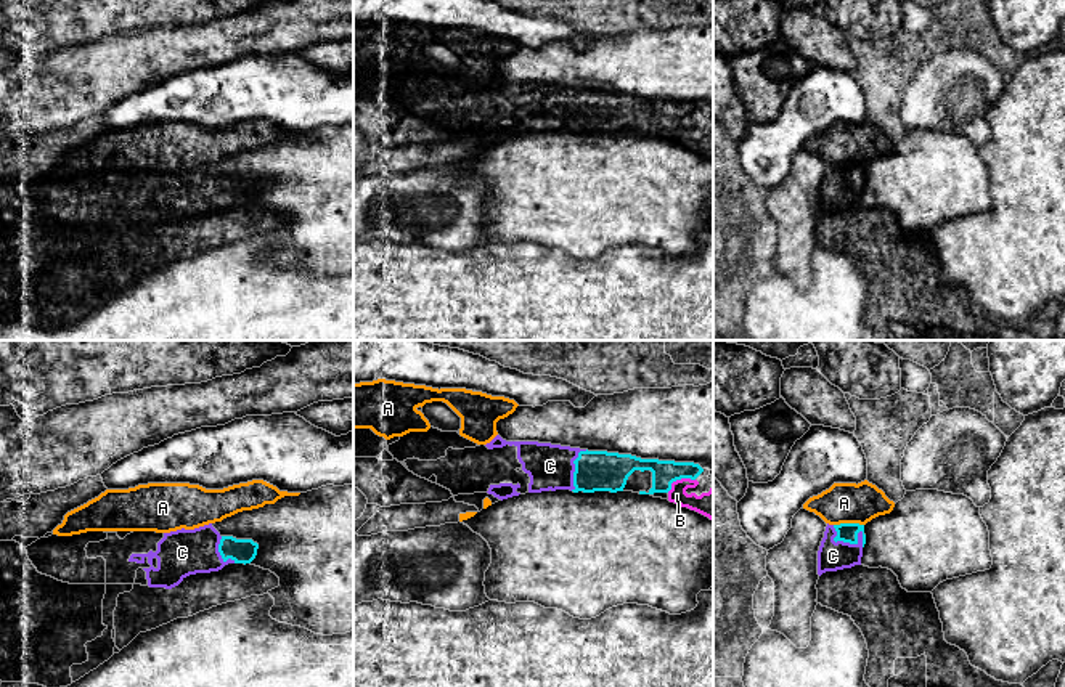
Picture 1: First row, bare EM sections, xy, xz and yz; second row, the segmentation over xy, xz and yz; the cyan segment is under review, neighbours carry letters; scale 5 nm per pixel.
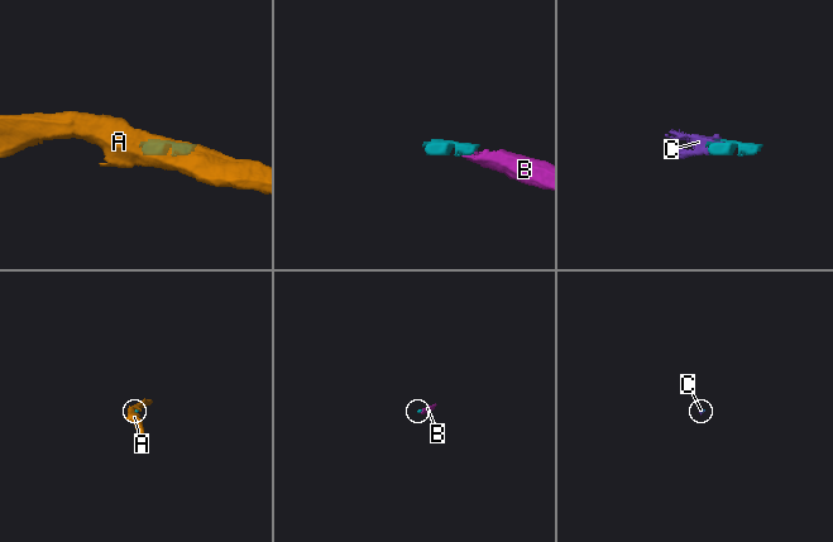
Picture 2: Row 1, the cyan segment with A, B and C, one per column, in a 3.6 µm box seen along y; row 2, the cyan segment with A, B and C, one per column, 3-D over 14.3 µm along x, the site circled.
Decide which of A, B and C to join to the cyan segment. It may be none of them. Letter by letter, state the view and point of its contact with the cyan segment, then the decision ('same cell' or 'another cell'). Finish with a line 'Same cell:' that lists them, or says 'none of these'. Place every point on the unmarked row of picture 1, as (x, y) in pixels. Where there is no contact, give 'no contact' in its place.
A: meets cyan in yz at (848, 164); another cell
B: meets cyan in xz at (678, 119); same cell
C: meets cyan in yz at (850, 183); same cell
Same cell: B, C

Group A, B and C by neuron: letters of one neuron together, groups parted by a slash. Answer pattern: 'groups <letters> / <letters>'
groups A / B C

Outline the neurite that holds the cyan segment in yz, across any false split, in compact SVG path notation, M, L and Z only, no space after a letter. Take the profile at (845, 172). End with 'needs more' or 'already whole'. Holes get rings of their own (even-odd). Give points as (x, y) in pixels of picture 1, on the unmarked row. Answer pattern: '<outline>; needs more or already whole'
M840 164L826 167L818 191L818 215L861 205L866 185L864 165Z; needs more

